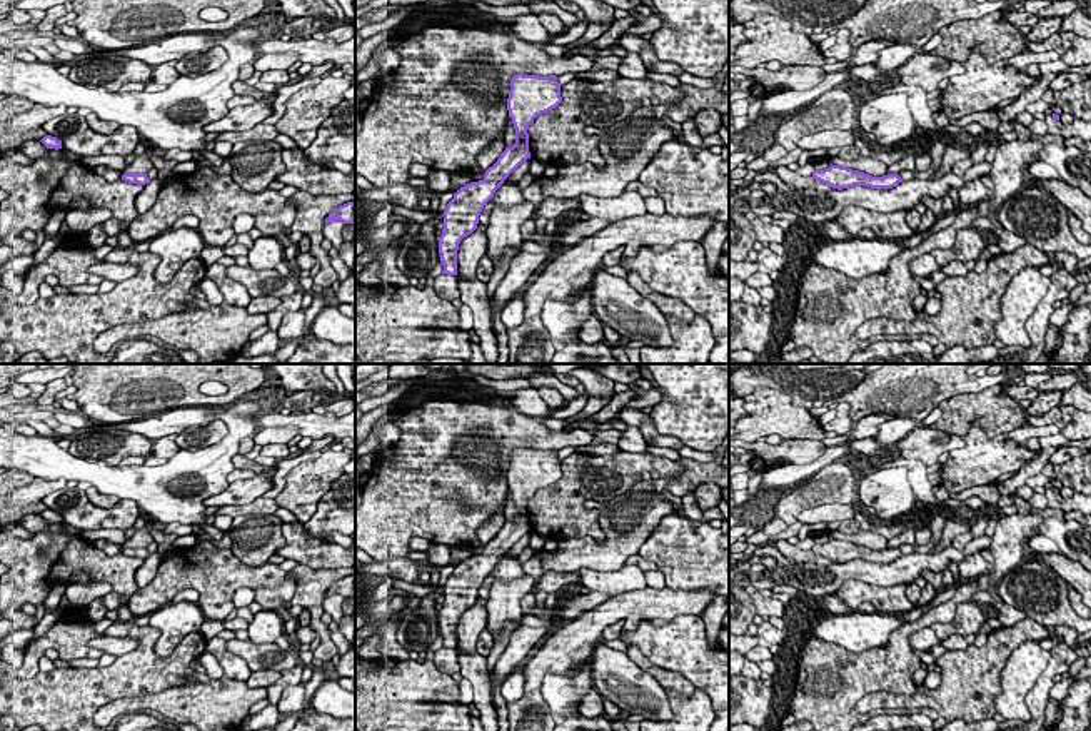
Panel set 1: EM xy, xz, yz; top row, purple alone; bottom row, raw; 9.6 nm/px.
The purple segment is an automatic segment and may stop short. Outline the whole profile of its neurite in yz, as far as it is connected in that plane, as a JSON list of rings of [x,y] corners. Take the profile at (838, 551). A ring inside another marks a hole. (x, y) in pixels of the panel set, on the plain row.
[[[831,539],[829,542],[824,544],[814,544],[812,552],[837,564],[849,562],[854,559],[864,559],[871,562],[892,562],[899,556],[902,556],[902,552],[897,547],[872,551],[869,547],[857,546],[841,539]]]

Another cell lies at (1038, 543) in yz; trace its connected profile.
[[[1036,534],[1028,541],[1028,549],[1034,551],[1034,552],[1043,552],[1043,554],[1051,554],[1056,552],[1059,554],[1059,547],[1053,542],[1053,539],[1043,536],[1043,534]]]

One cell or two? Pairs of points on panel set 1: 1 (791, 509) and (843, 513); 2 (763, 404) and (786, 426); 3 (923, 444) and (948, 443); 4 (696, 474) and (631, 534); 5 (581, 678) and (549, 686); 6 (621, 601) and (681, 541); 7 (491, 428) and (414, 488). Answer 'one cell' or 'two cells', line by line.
1: two cells
2: one cell
3: one cell
4: two cells
5: one cell
6: two cells
7: one cell

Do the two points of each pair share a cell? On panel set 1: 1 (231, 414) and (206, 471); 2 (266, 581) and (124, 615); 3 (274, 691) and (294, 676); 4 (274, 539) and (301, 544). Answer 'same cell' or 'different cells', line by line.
1: same cell
2: different cells
3: same cell
4: different cells

